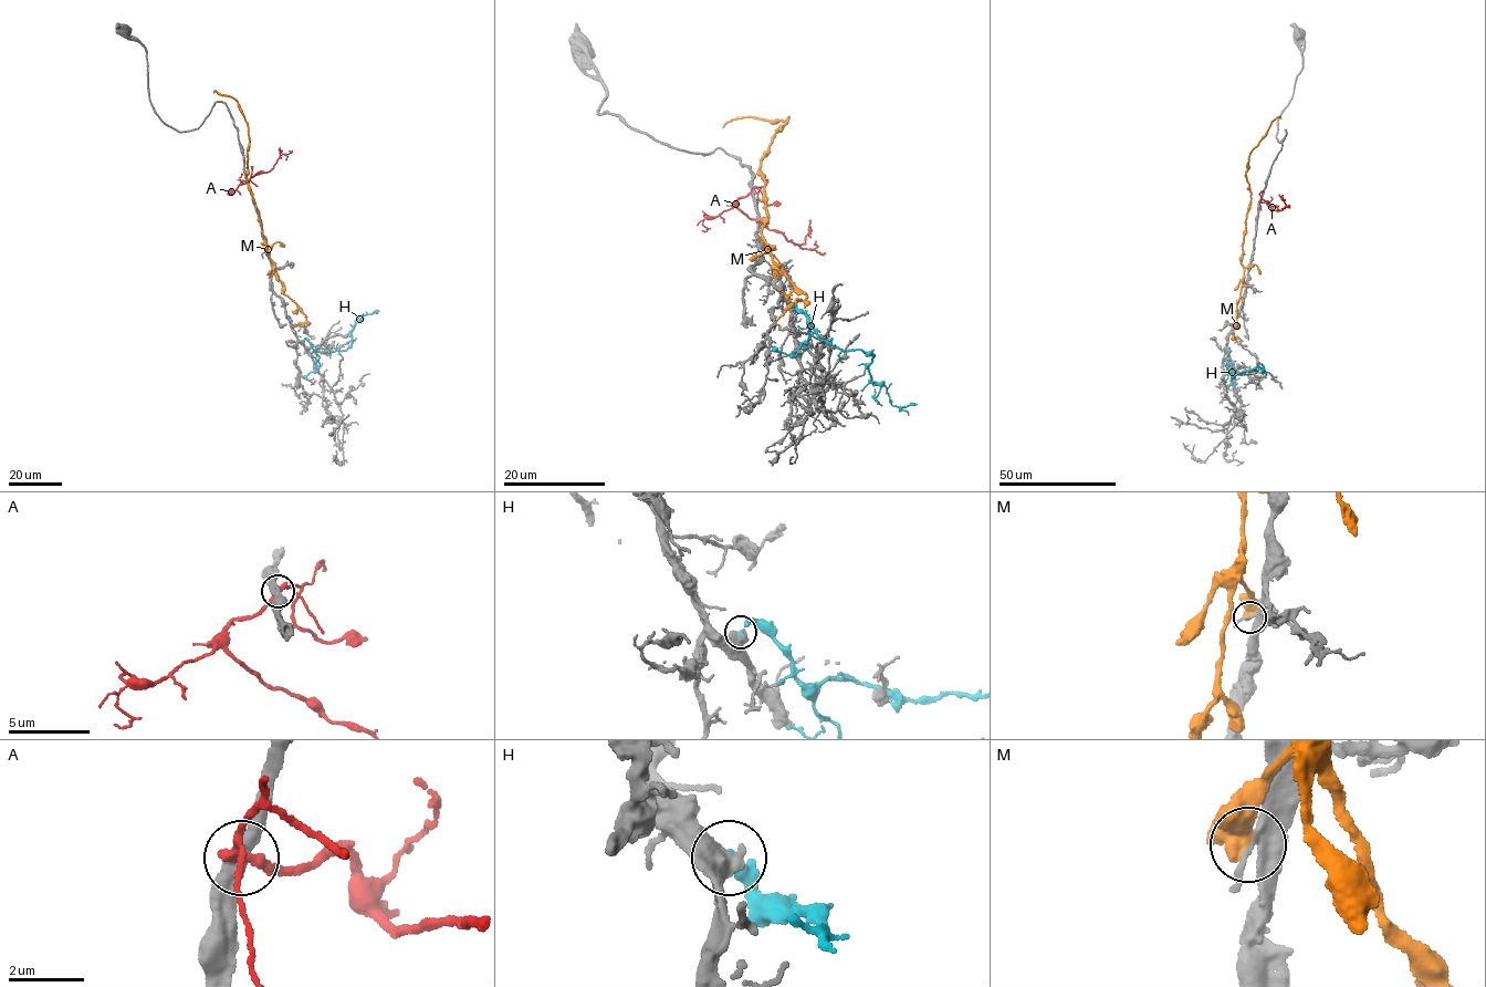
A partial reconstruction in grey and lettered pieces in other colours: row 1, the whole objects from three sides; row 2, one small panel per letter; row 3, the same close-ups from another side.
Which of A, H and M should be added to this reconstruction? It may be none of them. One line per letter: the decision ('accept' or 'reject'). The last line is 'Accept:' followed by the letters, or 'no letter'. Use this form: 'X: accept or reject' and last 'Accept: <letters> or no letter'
A: reject
H: reject
M: accept
Accept: M

